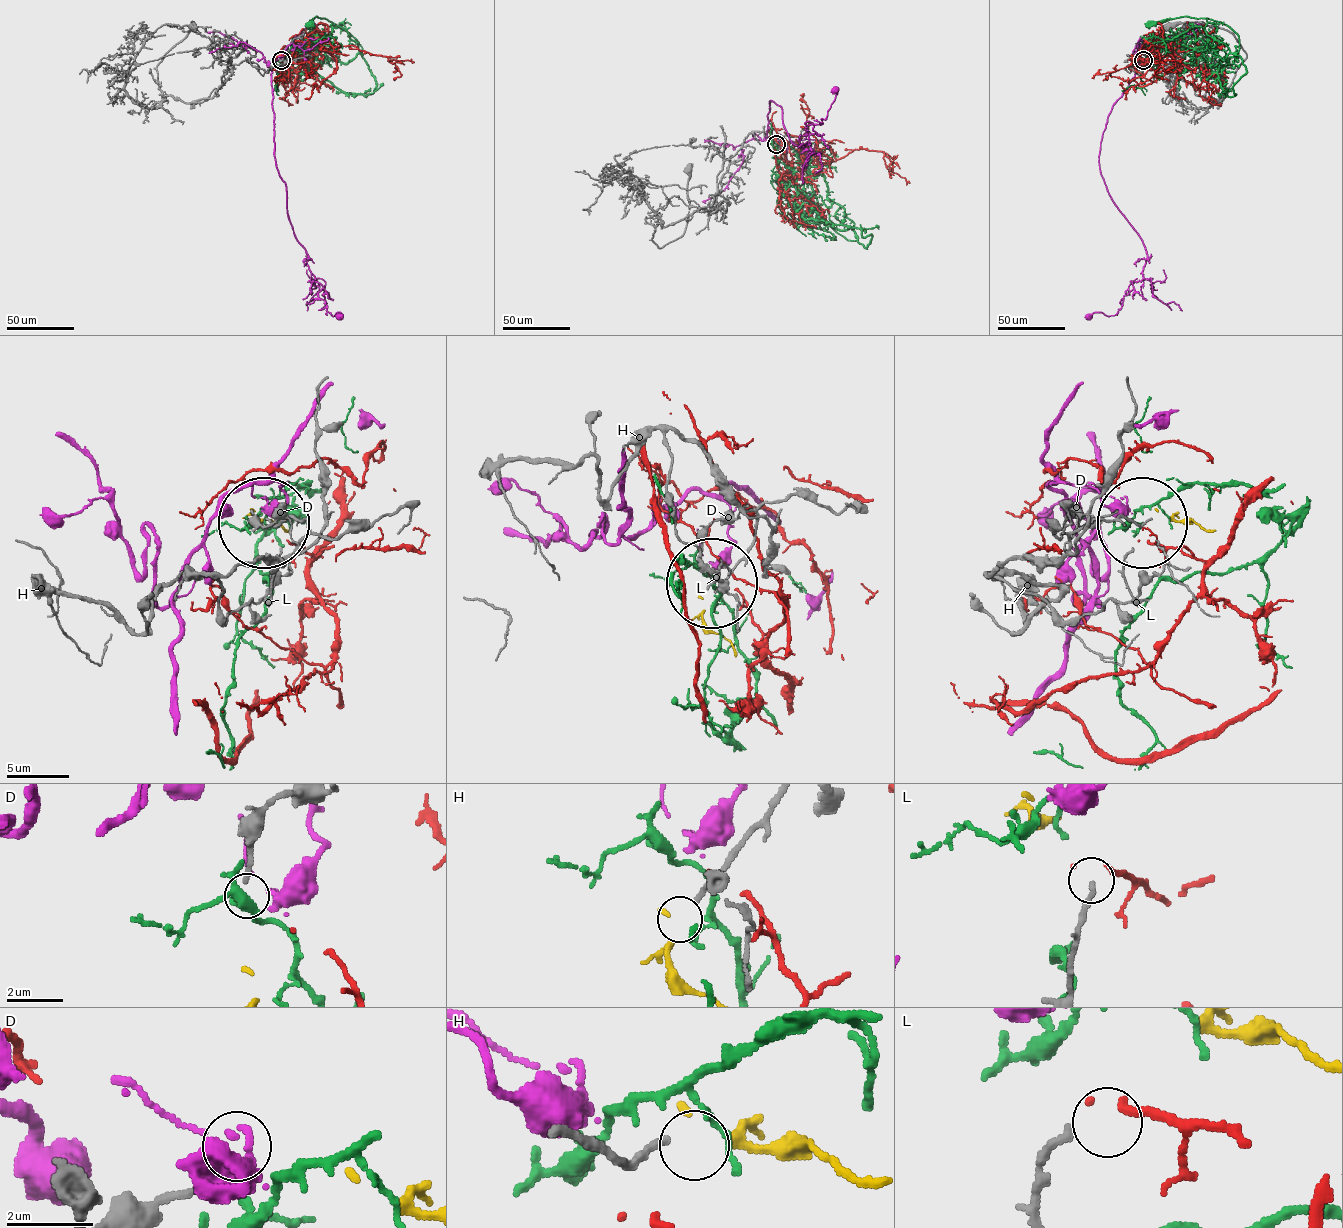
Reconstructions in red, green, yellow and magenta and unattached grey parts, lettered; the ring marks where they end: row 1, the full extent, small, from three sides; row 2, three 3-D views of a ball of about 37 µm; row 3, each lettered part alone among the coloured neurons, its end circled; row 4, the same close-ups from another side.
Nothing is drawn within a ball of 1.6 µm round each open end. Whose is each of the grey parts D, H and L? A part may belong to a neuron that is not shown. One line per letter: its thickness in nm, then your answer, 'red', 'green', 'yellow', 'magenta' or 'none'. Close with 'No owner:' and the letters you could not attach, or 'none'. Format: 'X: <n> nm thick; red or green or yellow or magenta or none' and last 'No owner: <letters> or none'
D: 170 nm thick; none
H: 170 nm thick; yellow
L: 180 nm thick; red
No owner: D

